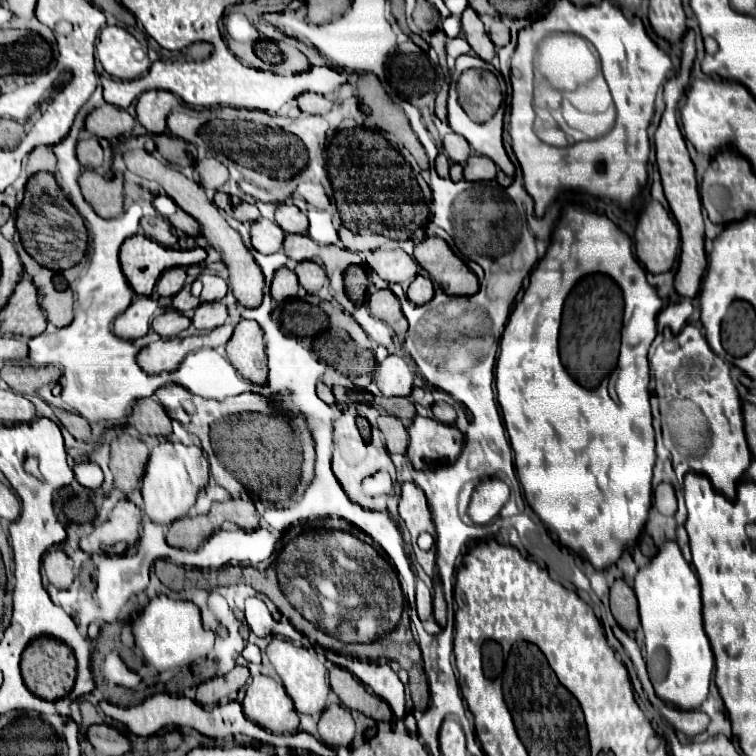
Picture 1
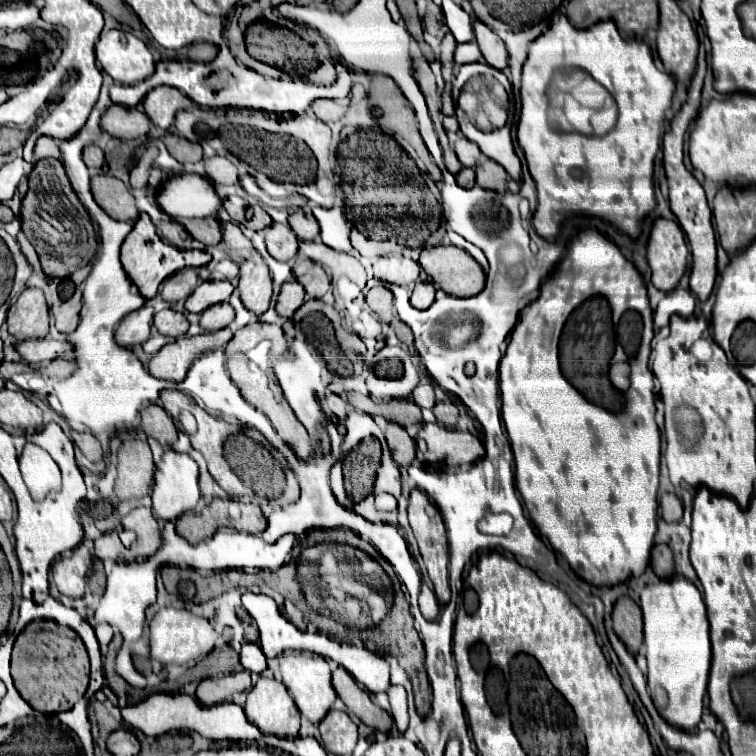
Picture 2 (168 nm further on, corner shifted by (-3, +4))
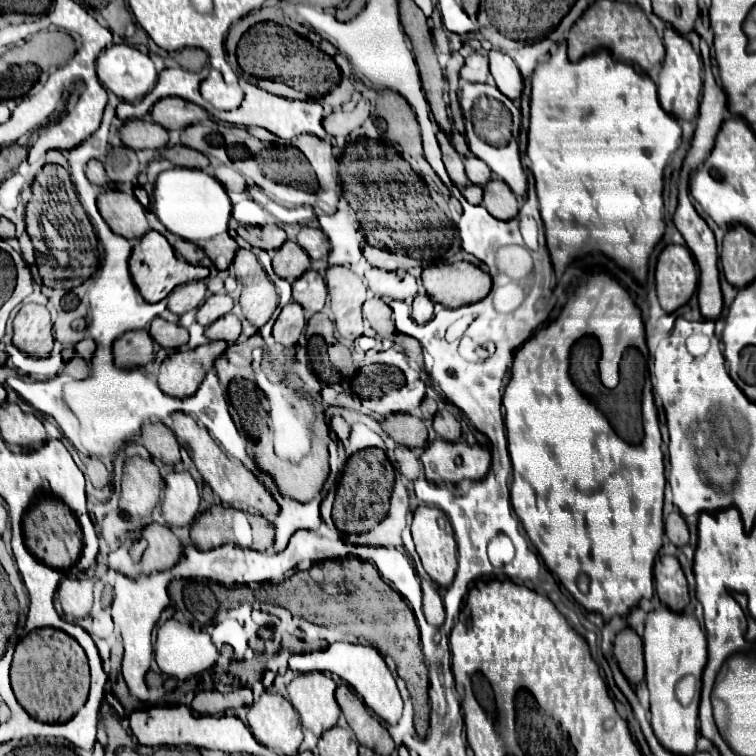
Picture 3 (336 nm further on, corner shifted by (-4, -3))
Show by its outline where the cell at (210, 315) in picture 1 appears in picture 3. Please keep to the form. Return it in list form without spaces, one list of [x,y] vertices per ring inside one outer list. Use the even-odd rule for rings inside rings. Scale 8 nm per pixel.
[[[228,312],[224,318],[218,318],[212,322],[212,326],[206,328],[204,336],[208,340],[226,340],[226,342],[236,342],[240,336],[240,320],[232,312]]]

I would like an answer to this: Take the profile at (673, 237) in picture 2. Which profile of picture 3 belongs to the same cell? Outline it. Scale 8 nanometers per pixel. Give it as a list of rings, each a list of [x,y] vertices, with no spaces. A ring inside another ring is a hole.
[[[668,244],[656,262],[656,292],[664,312],[684,306],[694,294],[698,272],[694,258],[686,246]]]

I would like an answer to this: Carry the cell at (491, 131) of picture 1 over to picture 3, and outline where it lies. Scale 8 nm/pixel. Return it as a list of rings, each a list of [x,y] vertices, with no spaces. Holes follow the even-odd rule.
[[[468,126],[466,130],[466,138],[468,138],[468,146],[472,150],[474,156],[478,156],[480,160],[484,160],[488,164],[488,168],[500,178],[504,180],[514,194],[524,196],[526,192],[526,176],[520,164],[520,154],[518,154],[518,142],[516,138],[512,138],[506,146],[490,146],[486,142],[482,142],[474,130]]]

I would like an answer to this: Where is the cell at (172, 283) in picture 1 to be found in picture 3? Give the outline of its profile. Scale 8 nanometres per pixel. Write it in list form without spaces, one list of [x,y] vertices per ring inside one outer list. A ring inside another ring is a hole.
[[[202,280],[188,282],[172,290],[172,294],[168,296],[168,310],[180,316],[188,310],[198,308],[204,302],[204,298],[206,298],[206,284]]]

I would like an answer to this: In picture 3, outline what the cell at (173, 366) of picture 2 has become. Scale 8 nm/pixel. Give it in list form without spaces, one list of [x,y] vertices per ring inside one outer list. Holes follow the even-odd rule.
[[[208,342],[194,350],[180,350],[170,354],[158,372],[158,386],[164,394],[184,398],[198,390],[206,372],[214,366],[218,354],[224,354],[226,342]]]

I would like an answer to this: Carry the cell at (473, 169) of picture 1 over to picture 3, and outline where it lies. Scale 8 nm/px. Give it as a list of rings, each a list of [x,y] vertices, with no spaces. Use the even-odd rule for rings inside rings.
[[[490,178],[488,186],[484,186],[482,206],[498,220],[510,220],[518,214],[518,202],[514,198],[514,192],[506,186],[504,180],[498,178]]]

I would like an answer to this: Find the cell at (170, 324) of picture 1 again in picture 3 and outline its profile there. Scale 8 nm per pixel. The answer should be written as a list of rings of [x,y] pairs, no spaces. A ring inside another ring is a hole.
[[[154,318],[150,324],[150,336],[162,346],[162,348],[178,348],[188,342],[188,330],[180,324],[166,322],[164,318]]]

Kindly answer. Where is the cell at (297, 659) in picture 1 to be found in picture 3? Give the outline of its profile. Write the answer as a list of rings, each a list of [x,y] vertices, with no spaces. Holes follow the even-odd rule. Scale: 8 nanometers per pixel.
[[[324,672],[298,674],[288,684],[288,698],[300,714],[302,726],[318,736],[336,726],[340,716],[340,706],[334,700],[334,688],[334,680]]]

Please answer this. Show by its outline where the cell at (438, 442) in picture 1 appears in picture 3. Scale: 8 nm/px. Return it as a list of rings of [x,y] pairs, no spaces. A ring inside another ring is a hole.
[[[446,440],[430,442],[420,460],[424,464],[426,478],[436,484],[458,484],[464,478],[480,480],[490,468],[490,452],[486,448]]]

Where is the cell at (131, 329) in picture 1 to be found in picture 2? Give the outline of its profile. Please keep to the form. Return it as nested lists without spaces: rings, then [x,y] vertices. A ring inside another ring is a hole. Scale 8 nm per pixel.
[[[145,305],[139,311],[127,315],[117,331],[115,331],[115,341],[119,345],[123,345],[125,349],[131,349],[135,345],[141,345],[149,339],[149,331],[151,331],[151,321],[153,321],[153,307]]]

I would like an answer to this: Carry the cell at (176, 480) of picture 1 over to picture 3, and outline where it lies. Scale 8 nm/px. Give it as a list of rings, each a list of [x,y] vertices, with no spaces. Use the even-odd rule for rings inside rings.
[[[170,472],[164,476],[162,516],[170,526],[190,526],[198,514],[200,492],[190,472]]]

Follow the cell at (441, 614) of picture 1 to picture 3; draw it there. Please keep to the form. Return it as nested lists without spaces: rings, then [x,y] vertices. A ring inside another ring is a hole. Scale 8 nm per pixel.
[[[418,506],[414,510],[412,536],[428,576],[440,588],[450,586],[456,574],[456,542],[444,512],[430,506]]]

